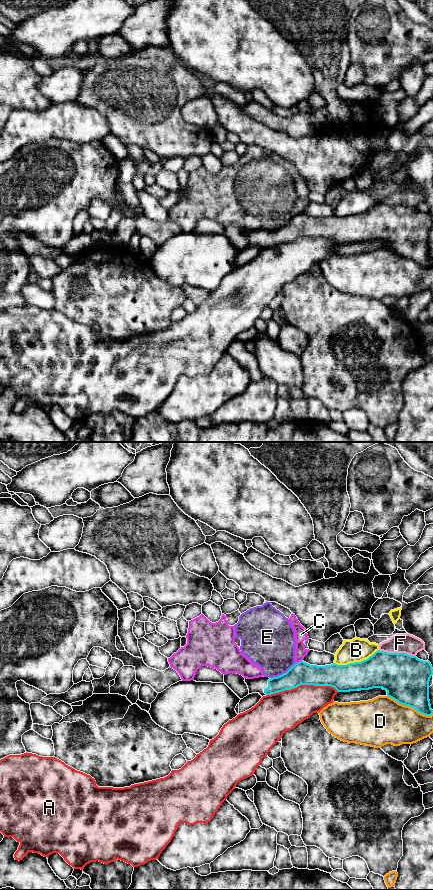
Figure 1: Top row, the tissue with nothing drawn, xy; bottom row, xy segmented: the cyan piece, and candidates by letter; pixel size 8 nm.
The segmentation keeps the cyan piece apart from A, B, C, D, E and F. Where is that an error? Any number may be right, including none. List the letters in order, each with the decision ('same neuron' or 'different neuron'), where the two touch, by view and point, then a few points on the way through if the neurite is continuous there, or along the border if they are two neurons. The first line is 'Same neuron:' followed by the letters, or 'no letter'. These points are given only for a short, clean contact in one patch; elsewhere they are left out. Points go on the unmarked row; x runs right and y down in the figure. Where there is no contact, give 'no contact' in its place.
Same neuron: no letter
A: different neuron; contact xy (302, 236)
B: different neuron; contact xy (356, 214); border xy (378, 201), (360, 213), (346, 216), (334, 215)
C: different neuron; contact xy (298, 214); border xy (301, 212), (296, 215)
D: different neuron; contact xy (410, 258)
E: different neuron; contact xy (284, 225); border xy (295, 214), (285, 224), (271, 230)
F: different neuron; contact xy (397, 205)

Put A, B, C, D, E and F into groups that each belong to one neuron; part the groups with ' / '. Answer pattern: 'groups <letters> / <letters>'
groups A / B / C E / D / F

